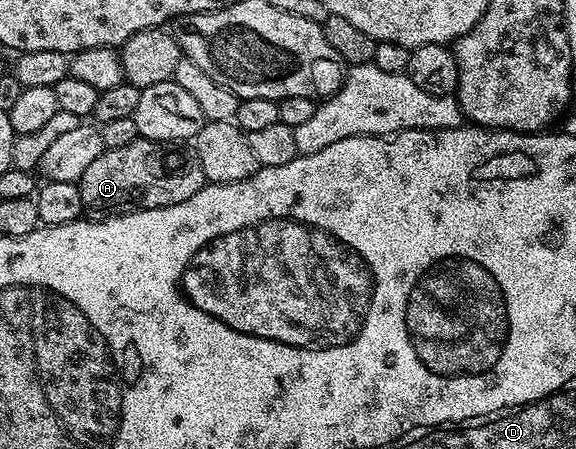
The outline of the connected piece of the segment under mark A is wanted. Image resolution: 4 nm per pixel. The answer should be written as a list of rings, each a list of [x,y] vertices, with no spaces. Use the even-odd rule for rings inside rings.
[[[139,137],[132,144],[124,144],[124,148],[103,150],[77,183],[82,213],[90,220],[180,204],[207,185],[204,168],[200,168],[200,160],[189,149]]]

